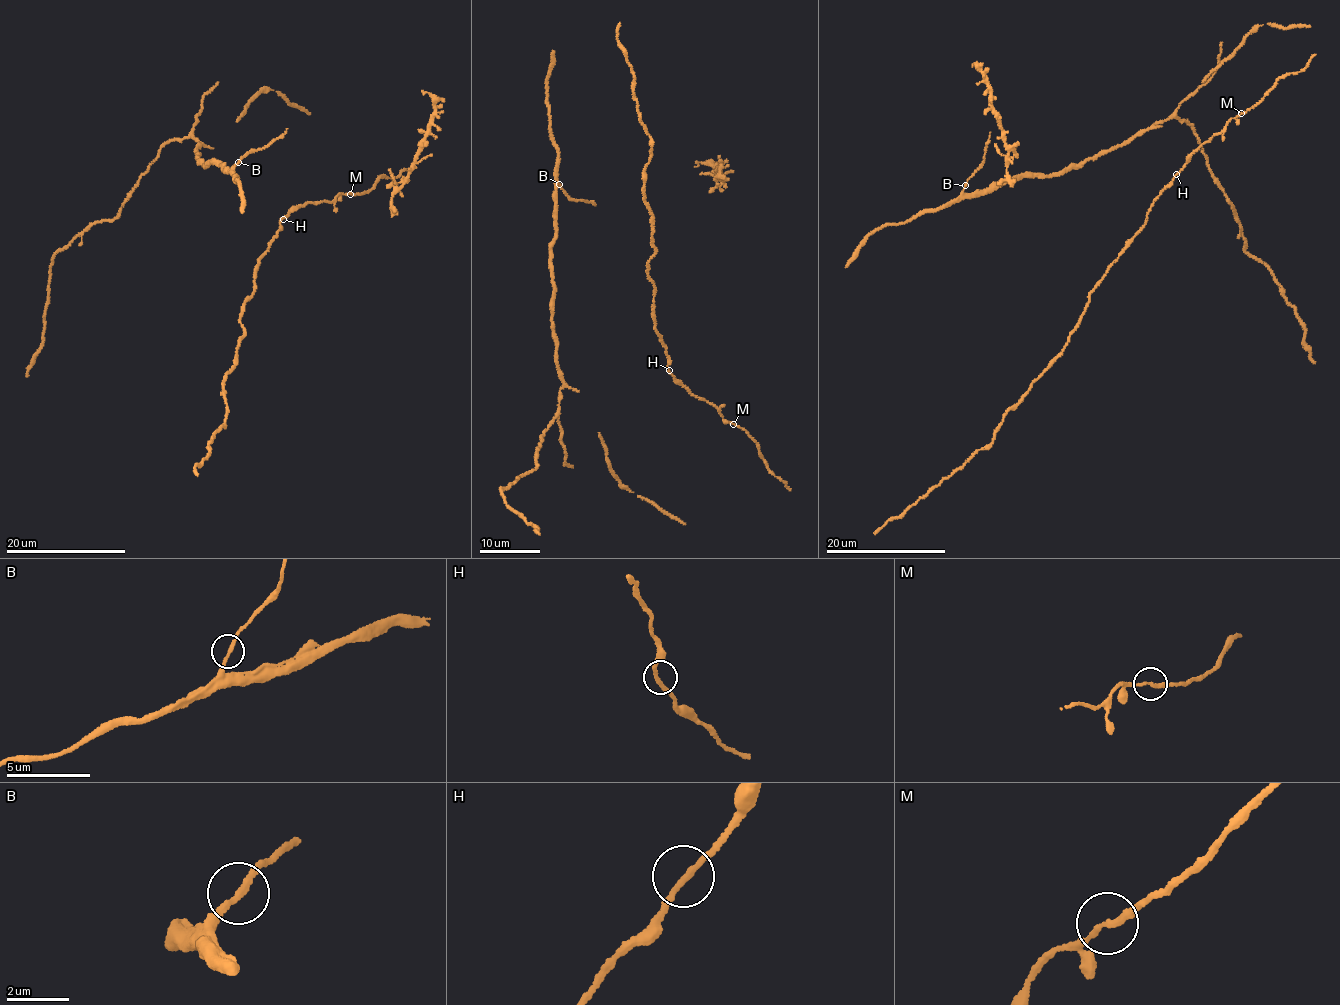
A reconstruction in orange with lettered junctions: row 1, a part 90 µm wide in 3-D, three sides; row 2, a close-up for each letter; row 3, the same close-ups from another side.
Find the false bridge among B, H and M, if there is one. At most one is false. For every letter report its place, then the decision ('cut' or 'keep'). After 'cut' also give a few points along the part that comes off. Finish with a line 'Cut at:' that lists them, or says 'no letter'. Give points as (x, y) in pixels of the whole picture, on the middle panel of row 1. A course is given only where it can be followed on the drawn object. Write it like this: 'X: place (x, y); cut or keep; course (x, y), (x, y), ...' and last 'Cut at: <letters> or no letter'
B: place (559, 184); keep
H: place (669, 370); keep
M: place (733, 424); keep
Cut at: no letter

